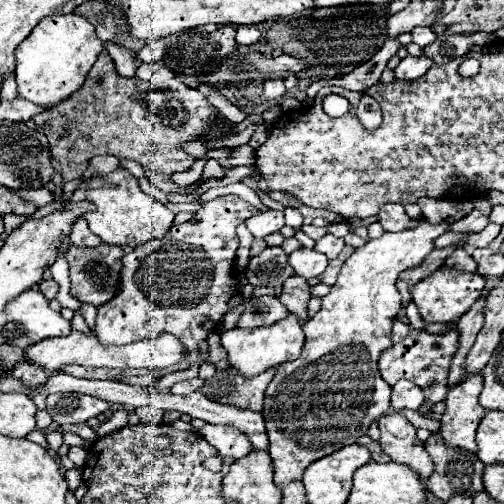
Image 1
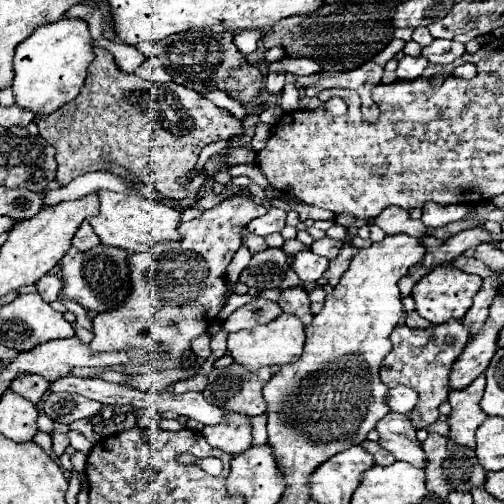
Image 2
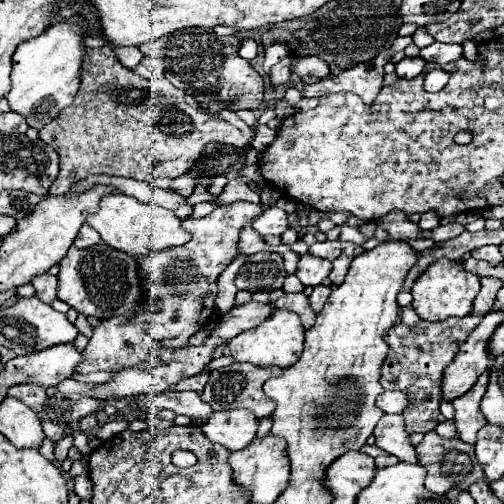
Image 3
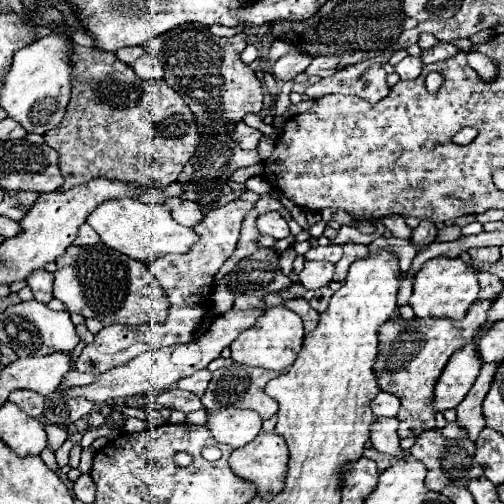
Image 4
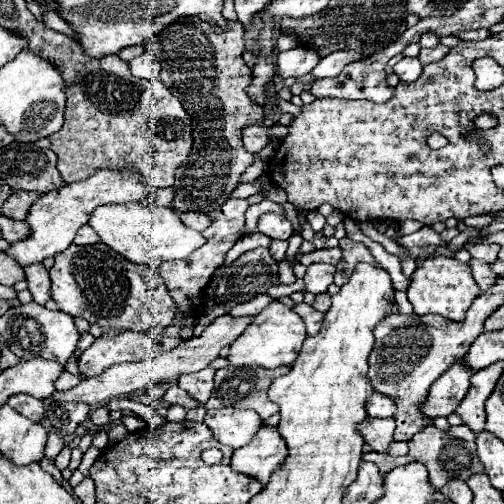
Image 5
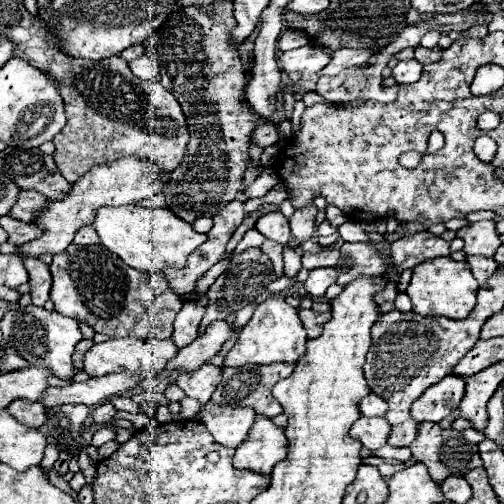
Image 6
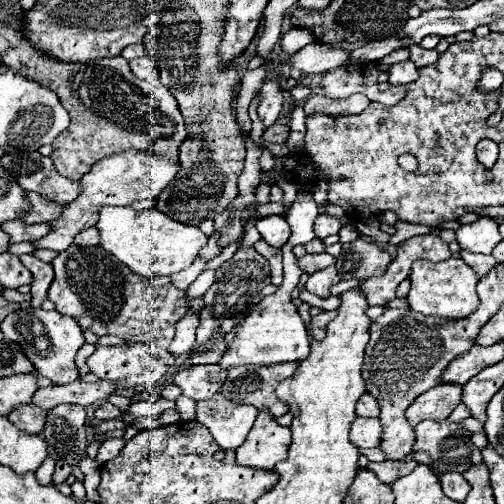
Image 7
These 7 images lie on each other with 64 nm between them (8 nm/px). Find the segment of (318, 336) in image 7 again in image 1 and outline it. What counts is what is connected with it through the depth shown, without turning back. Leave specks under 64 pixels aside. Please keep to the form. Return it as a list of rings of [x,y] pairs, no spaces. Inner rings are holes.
[[[290,276],[284,286],[282,286],[282,294],[280,294],[280,300],[282,304],[292,312],[296,314],[300,320],[308,320],[306,316],[306,306],[308,306],[308,300],[310,300],[310,286],[308,286],[308,280],[302,278],[302,276]]]

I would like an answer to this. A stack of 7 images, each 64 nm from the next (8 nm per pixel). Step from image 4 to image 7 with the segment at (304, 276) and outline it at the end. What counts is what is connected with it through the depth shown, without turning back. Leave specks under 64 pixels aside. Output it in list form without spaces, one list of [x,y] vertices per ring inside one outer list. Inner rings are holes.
[[[328,266],[320,272],[314,272],[308,276],[308,282],[306,282],[306,290],[320,296],[320,298],[326,298],[330,296],[330,286],[338,284],[340,278],[338,278],[338,272],[334,266]]]

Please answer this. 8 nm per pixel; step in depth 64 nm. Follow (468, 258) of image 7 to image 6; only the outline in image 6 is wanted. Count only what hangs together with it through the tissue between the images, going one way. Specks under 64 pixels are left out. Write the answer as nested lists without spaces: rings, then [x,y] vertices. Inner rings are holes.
[[[466,256],[474,278],[478,280],[480,286],[484,286],[488,282],[488,278],[492,278],[492,274],[496,272],[498,264],[494,258],[482,258],[482,256]]]

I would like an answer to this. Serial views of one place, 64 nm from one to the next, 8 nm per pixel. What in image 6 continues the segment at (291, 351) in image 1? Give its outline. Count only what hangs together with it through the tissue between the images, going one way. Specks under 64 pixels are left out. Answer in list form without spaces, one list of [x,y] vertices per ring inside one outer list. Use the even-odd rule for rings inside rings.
[[[272,296],[264,300],[252,314],[250,322],[240,330],[236,344],[224,358],[224,366],[244,366],[244,364],[276,364],[276,362],[296,362],[304,354],[306,328],[302,326],[296,308],[288,306],[284,298]]]

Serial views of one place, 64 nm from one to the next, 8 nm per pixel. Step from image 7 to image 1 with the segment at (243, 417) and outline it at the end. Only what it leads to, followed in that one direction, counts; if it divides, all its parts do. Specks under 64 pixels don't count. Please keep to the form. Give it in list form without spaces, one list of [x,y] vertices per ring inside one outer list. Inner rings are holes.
[[[206,424],[200,434],[214,446],[218,448],[220,456],[230,456],[230,458],[244,458],[246,454],[252,452],[252,444],[246,438],[244,432],[232,428],[232,426],[214,426]]]

